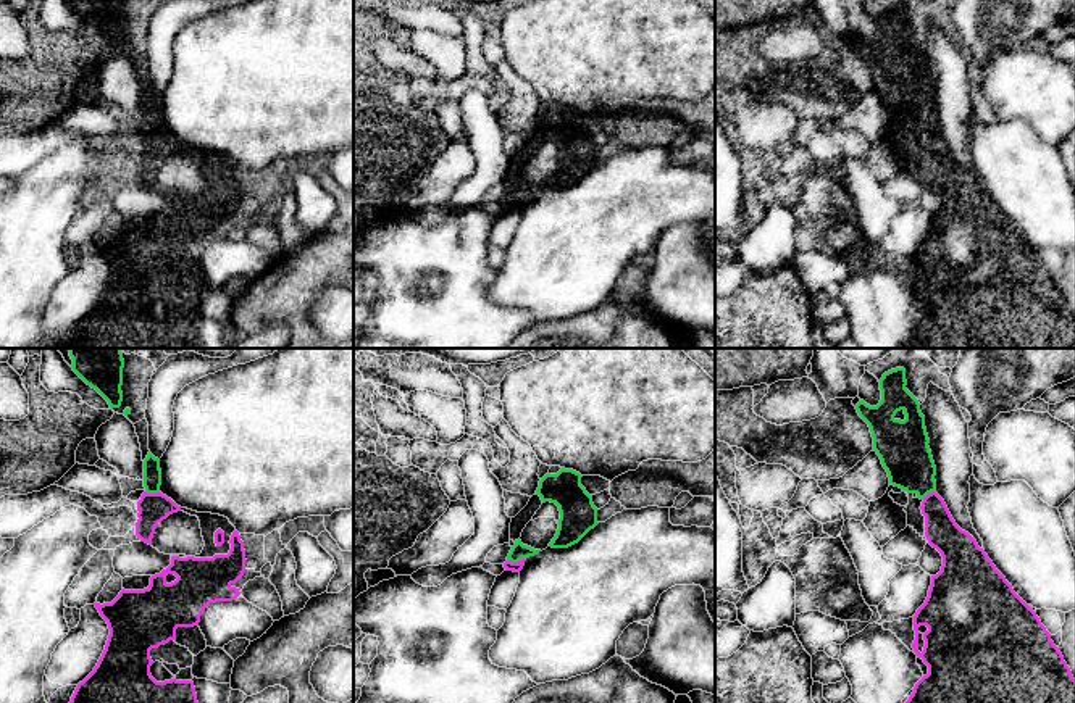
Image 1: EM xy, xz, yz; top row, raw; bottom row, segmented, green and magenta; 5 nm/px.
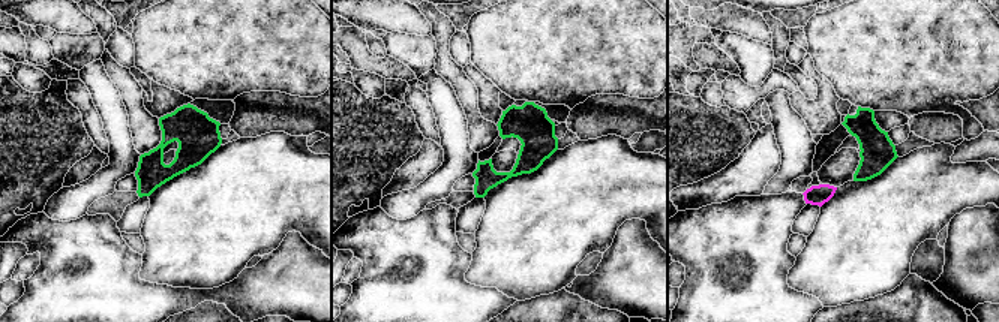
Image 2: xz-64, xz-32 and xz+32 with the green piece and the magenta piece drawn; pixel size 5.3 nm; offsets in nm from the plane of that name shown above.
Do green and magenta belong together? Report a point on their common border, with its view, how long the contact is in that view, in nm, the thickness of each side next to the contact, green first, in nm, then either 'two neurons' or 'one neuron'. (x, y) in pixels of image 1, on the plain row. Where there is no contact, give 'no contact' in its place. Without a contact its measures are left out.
xz (515, 200) | 90 nm | 80/50 nm | one neuron

